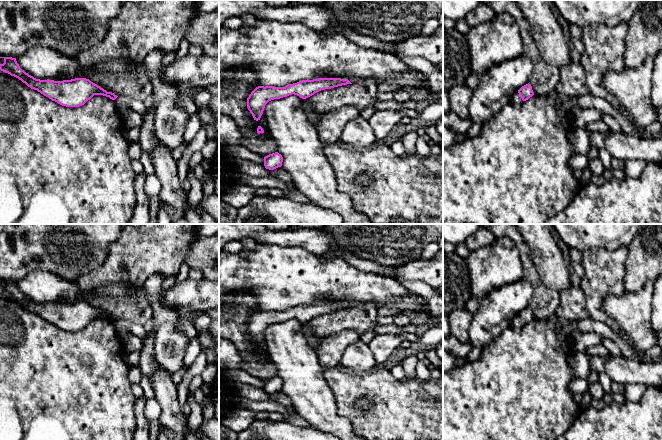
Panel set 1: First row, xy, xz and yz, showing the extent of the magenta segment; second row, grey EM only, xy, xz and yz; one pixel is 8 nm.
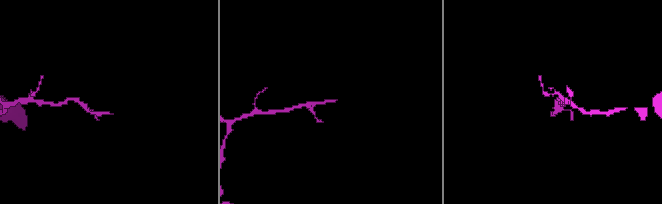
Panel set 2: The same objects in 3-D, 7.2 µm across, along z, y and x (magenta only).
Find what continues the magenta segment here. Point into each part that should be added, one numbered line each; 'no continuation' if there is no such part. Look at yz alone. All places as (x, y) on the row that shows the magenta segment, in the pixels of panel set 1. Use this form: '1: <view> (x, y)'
1: yz (515, 99)

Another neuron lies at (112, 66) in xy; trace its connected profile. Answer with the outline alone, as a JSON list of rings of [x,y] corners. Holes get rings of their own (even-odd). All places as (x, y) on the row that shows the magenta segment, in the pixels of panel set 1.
[[[107,59],[97,63],[94,67],[80,67],[77,65],[76,72],[71,76],[75,78],[89,79],[93,73],[109,73],[117,75],[137,74],[147,77],[148,69],[145,62],[130,63],[126,59]]]

